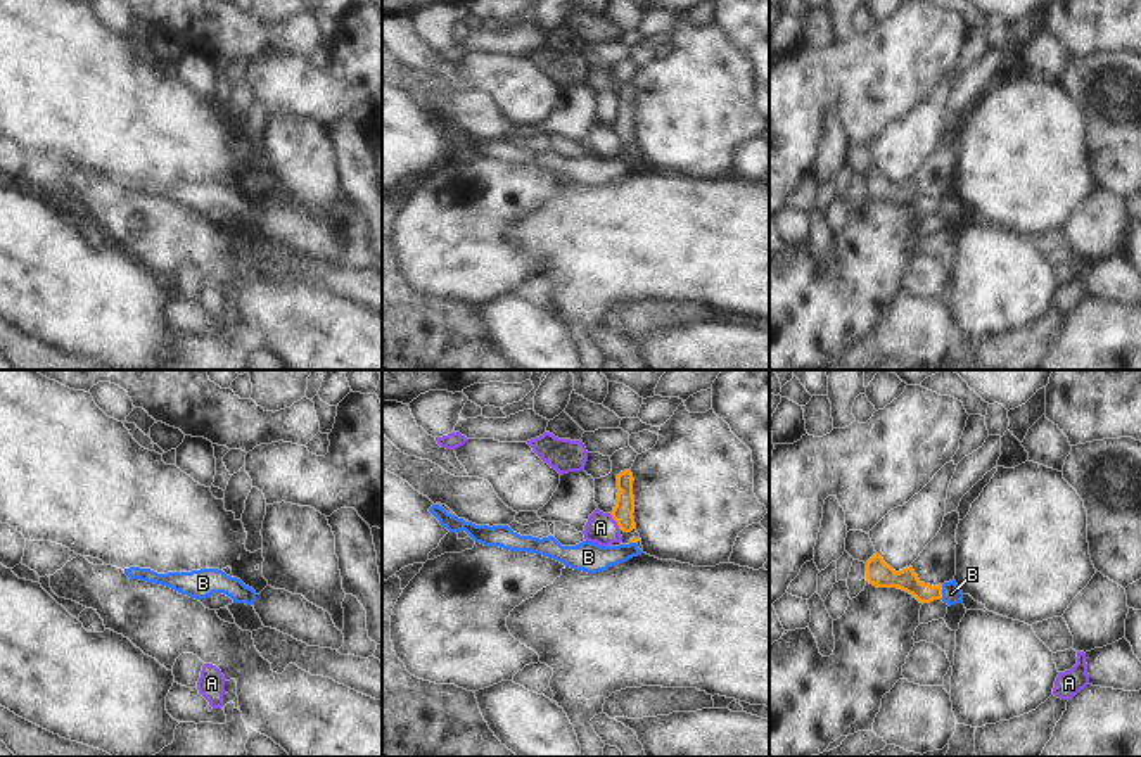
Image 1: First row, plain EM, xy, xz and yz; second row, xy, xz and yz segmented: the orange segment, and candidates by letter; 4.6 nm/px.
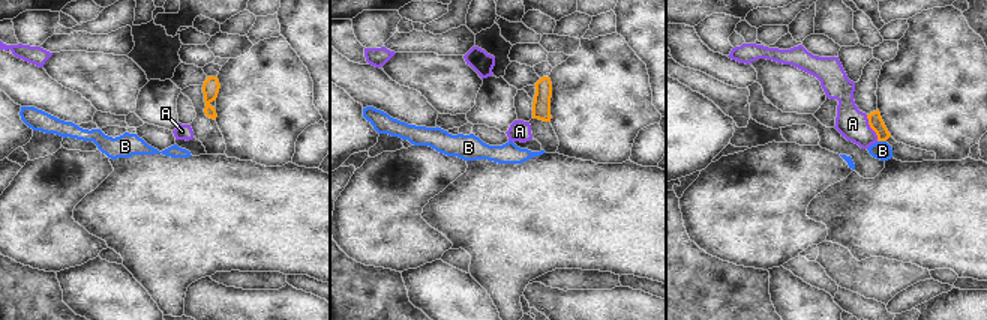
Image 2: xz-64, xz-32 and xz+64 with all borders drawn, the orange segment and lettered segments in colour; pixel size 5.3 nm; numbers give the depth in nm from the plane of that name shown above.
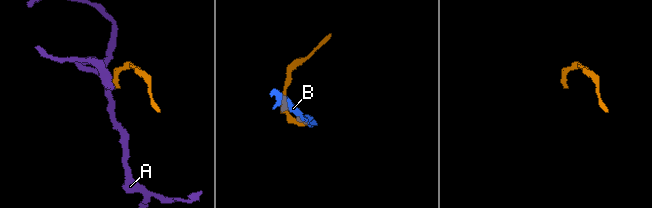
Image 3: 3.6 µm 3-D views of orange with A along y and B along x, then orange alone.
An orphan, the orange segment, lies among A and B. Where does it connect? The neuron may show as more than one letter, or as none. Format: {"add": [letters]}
{"add": ["B"]}

